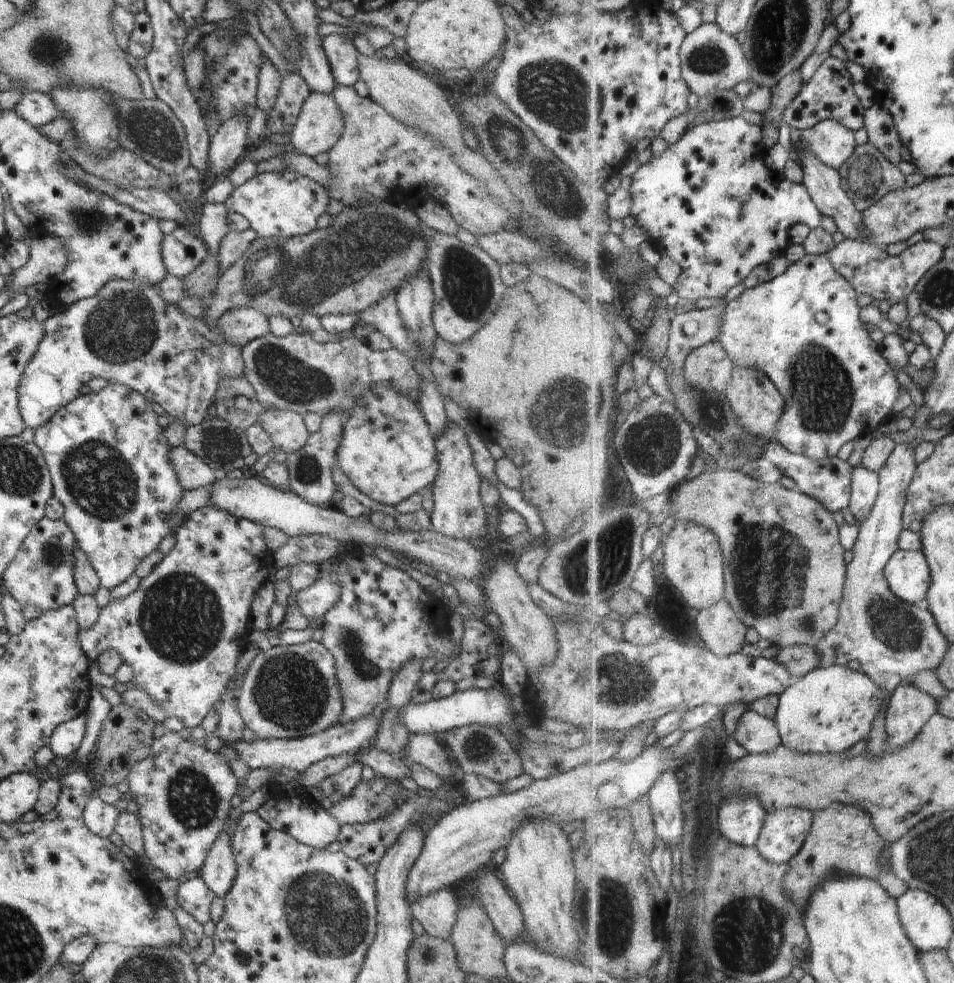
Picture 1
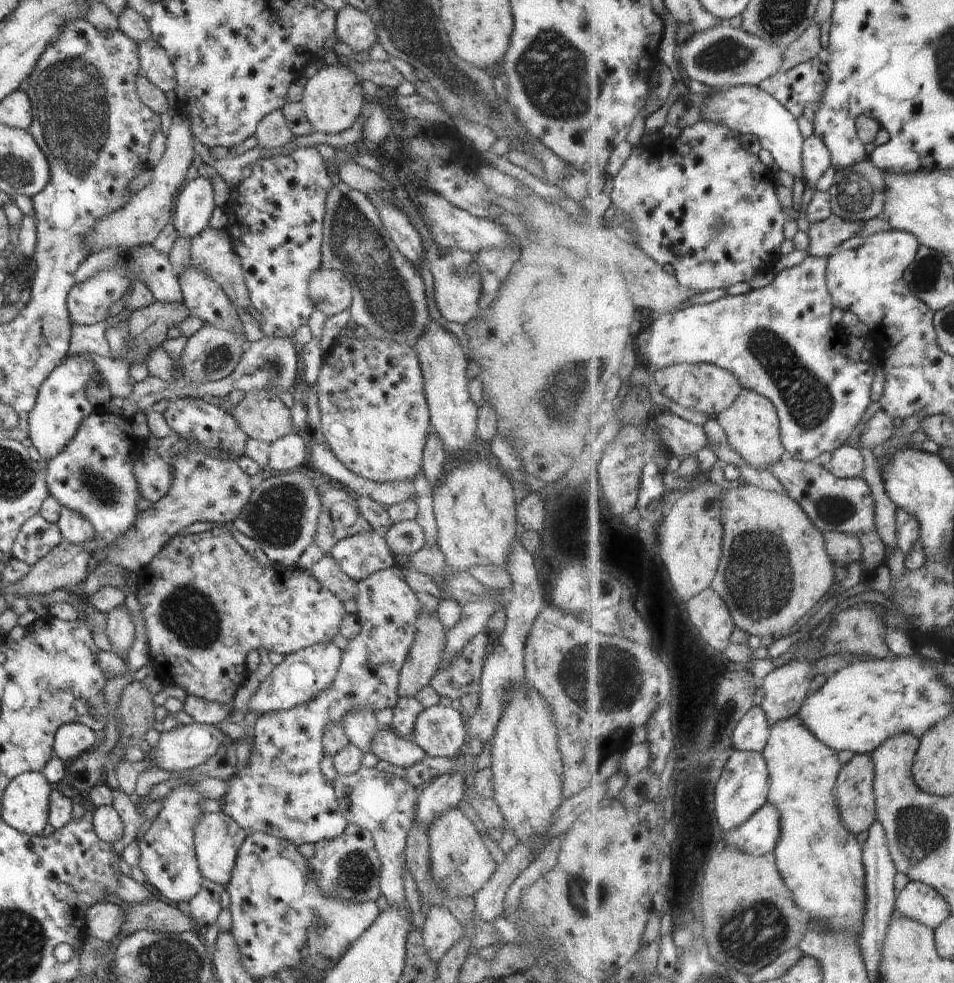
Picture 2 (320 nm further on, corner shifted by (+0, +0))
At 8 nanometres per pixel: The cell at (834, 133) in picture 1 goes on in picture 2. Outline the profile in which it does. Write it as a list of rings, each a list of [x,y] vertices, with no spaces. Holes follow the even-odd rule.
[[[814,134],[806,139],[803,146],[803,180],[806,187],[816,190],[818,180],[833,166],[833,154],[826,141]]]

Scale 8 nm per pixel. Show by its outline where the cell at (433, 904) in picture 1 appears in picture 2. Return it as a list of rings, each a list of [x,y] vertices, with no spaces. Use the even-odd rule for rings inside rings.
[[[440,904],[430,907],[421,933],[425,952],[436,964],[465,936],[463,924]]]

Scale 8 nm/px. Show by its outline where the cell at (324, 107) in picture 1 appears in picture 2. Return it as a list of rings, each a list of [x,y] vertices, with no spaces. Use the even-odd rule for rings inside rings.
[[[326,64],[310,79],[305,80],[300,103],[315,131],[336,134],[344,132],[354,124],[364,106],[363,90],[357,78],[355,72],[344,65]]]

